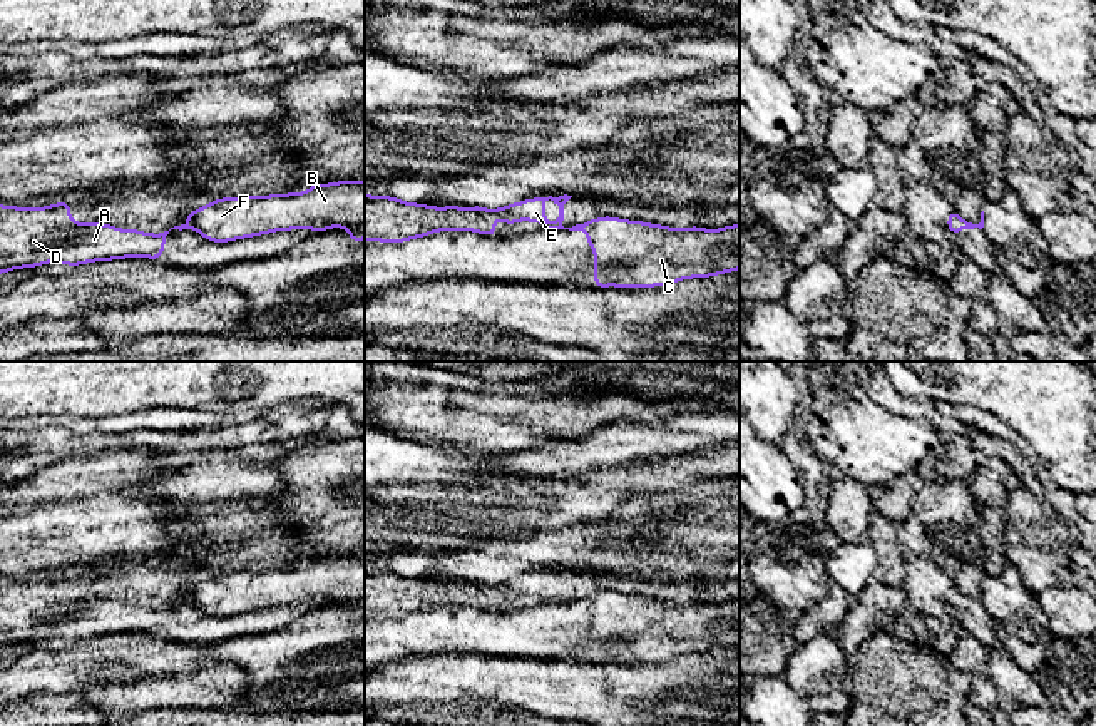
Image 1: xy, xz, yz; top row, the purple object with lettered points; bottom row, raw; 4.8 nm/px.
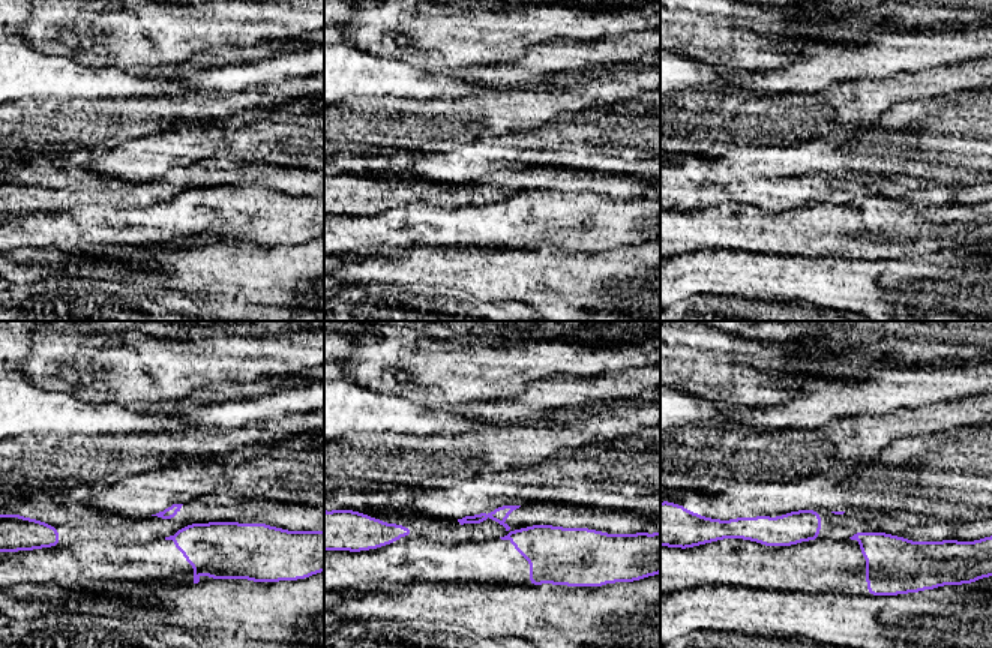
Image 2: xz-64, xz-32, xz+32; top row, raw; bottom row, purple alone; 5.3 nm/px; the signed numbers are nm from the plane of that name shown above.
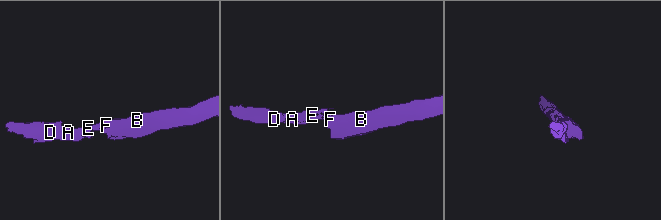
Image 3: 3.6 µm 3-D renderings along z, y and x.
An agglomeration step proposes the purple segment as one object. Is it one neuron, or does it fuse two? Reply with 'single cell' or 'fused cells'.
fused cells

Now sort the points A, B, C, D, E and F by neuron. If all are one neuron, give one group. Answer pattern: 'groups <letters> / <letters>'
groups A D E / B C F

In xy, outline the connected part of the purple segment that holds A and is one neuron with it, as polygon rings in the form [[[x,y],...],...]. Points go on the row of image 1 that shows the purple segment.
[[[69,201],[44,207],[0,204],[0,274],[49,263],[80,266],[127,258],[161,261],[167,234],[75,222]]]

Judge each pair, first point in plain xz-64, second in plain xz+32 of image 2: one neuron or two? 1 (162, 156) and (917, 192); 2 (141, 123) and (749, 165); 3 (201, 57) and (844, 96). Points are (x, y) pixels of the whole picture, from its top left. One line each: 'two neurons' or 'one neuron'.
1: two neurons
2: two neurons
3: two neurons

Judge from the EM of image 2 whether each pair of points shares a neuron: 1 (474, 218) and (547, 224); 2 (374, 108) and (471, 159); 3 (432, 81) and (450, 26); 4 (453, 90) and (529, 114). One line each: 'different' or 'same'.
1: same
2: different
3: different
4: different

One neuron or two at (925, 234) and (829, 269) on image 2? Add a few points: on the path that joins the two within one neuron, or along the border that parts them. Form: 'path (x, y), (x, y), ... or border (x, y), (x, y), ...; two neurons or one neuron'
border (823, 258), (895, 258); two neurons

